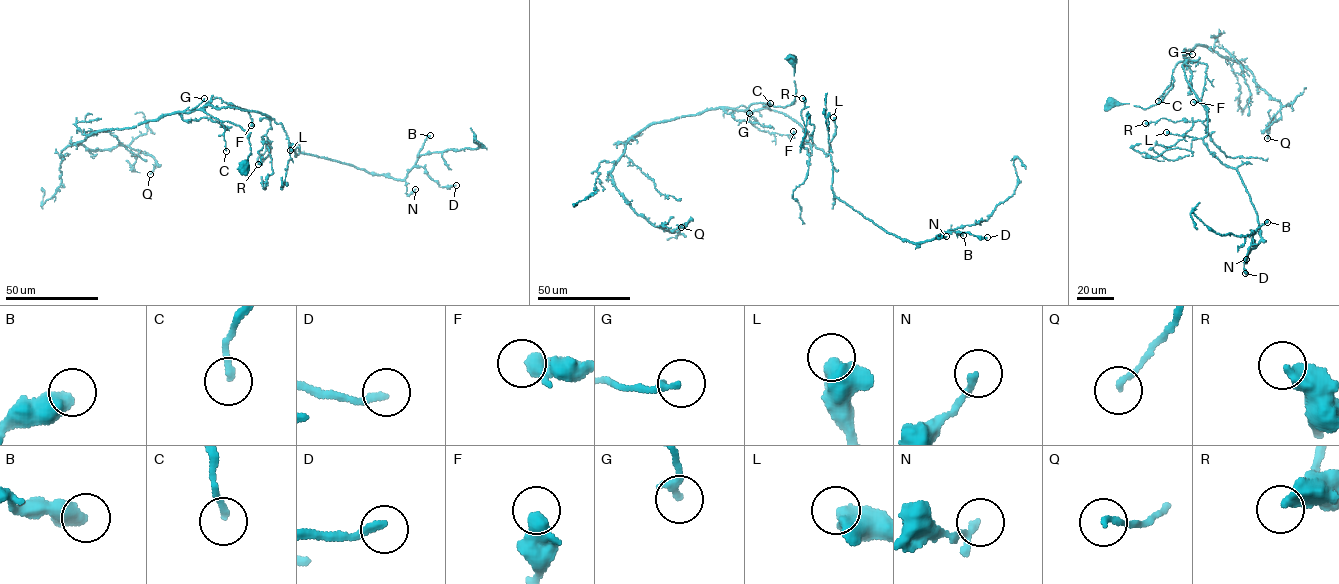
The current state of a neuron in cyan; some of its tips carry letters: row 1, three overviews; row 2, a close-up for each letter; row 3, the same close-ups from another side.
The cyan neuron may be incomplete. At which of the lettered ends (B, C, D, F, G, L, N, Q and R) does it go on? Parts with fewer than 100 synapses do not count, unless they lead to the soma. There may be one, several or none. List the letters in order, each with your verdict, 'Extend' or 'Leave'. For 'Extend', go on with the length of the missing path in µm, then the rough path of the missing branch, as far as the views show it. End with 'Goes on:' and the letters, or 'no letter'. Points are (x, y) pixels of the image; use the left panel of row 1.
B: Leave
C: Leave
D: Leave
F: Leave
G: Leave
L: Leave
N: Leave
Q: Leave
R: Leave
Goes on: no letter

